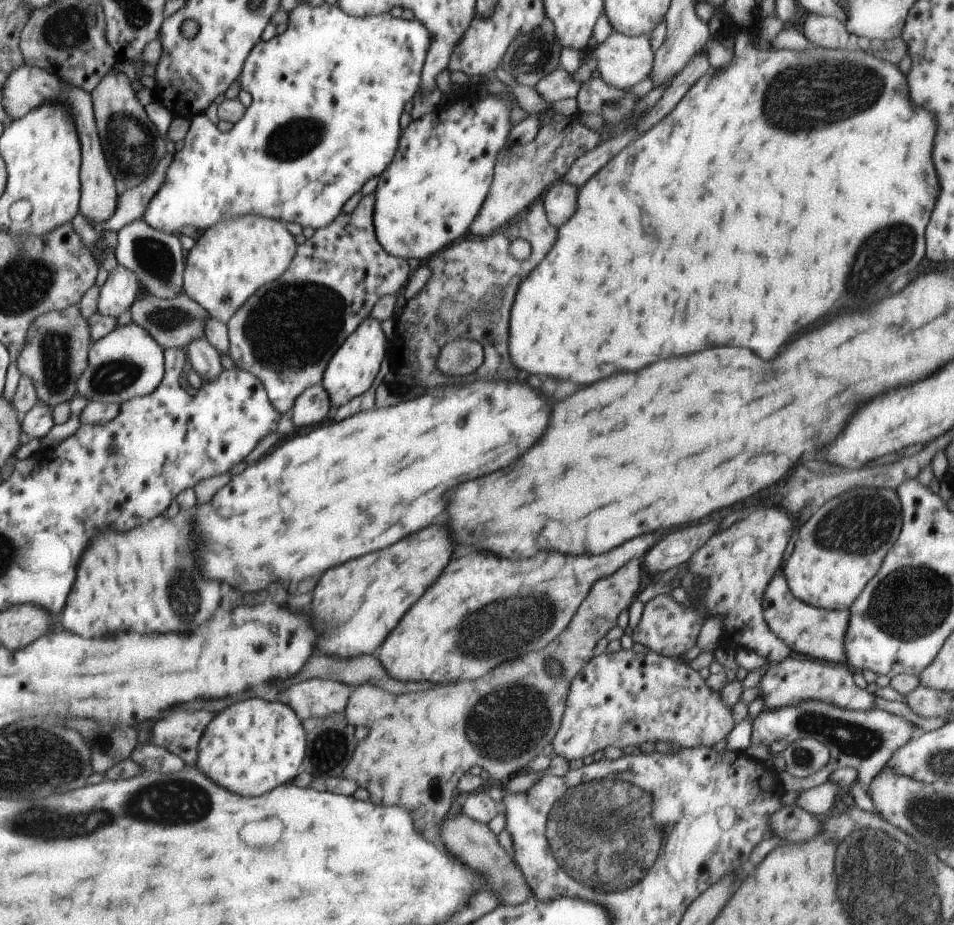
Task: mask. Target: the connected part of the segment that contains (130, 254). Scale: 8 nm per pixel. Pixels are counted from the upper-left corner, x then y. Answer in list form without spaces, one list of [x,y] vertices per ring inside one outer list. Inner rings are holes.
[[[144,219],[124,226],[120,232],[117,232],[117,236],[117,262],[134,272],[139,283],[145,288],[145,293],[160,297],[160,300],[172,300],[184,293],[186,251],[182,249],[180,240],[176,236],[152,228]]]

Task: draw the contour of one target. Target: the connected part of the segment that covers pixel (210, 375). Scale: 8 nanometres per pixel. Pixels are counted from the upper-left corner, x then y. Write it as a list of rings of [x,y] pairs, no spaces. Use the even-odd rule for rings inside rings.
[[[206,337],[188,344],[184,349],[188,350],[190,366],[202,382],[212,382],[224,372],[222,364],[220,364],[221,354],[218,354],[218,350],[208,342]]]

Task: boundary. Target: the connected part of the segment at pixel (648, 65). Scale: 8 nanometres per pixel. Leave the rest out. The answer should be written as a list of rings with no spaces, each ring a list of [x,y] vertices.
[[[613,30],[606,40],[598,44],[592,52],[592,56],[596,58],[600,78],[612,88],[620,90],[632,88],[634,84],[642,82],[651,74],[653,54],[649,35],[626,36],[616,30]]]

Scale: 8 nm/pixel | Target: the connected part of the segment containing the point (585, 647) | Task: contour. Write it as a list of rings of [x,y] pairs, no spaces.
[[[630,560],[612,576],[606,576],[592,586],[588,598],[560,636],[556,636],[538,652],[530,652],[514,662],[506,662],[494,668],[482,680],[456,682],[400,696],[388,694],[369,684],[353,687],[344,712],[346,720],[355,727],[370,728],[370,732],[364,739],[357,741],[354,756],[344,769],[344,776],[354,778],[362,788],[366,788],[374,804],[398,804],[410,808],[412,812],[418,812],[412,814],[418,830],[422,830],[428,840],[440,840],[440,822],[452,806],[454,790],[457,789],[460,776],[472,766],[480,766],[489,772],[491,782],[507,784],[530,760],[540,756],[542,750],[552,744],[560,728],[572,680],[593,657],[598,640],[617,625],[618,616],[637,599],[640,584],[642,560]]]

